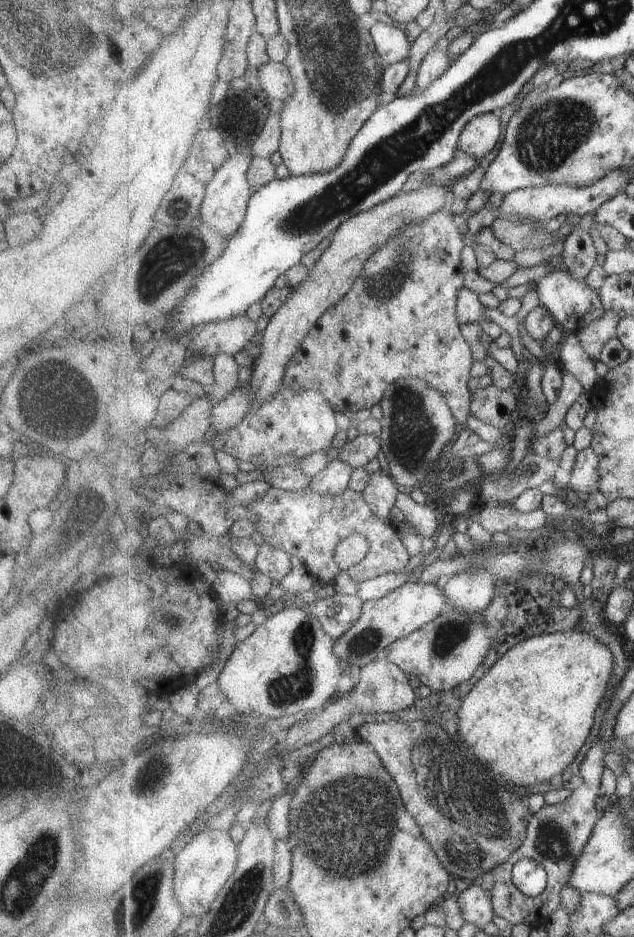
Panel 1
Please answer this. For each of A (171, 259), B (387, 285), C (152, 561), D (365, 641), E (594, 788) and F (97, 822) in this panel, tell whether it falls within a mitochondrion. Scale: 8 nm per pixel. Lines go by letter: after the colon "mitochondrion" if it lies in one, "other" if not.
A: mitochondrion
B: mitochondrion
C: other
D: mitochondrion
E: other
F: other

